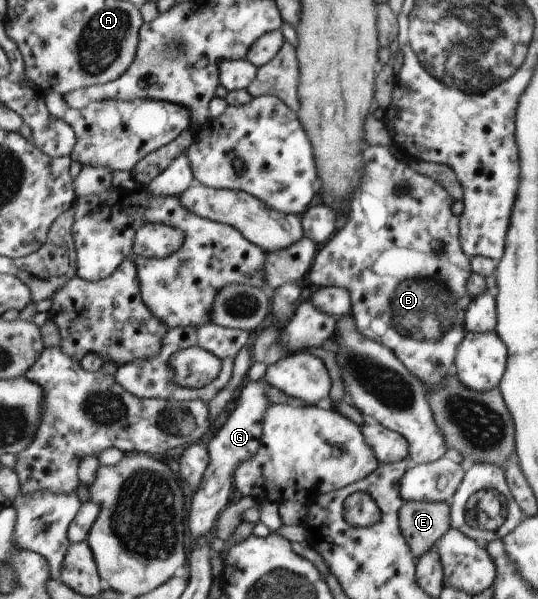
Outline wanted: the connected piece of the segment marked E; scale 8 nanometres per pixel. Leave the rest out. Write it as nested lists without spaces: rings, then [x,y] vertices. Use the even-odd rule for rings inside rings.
[[[407,501],[399,511],[400,525],[407,537],[416,560],[436,545],[436,540],[448,531],[450,524],[450,505],[446,502]]]

